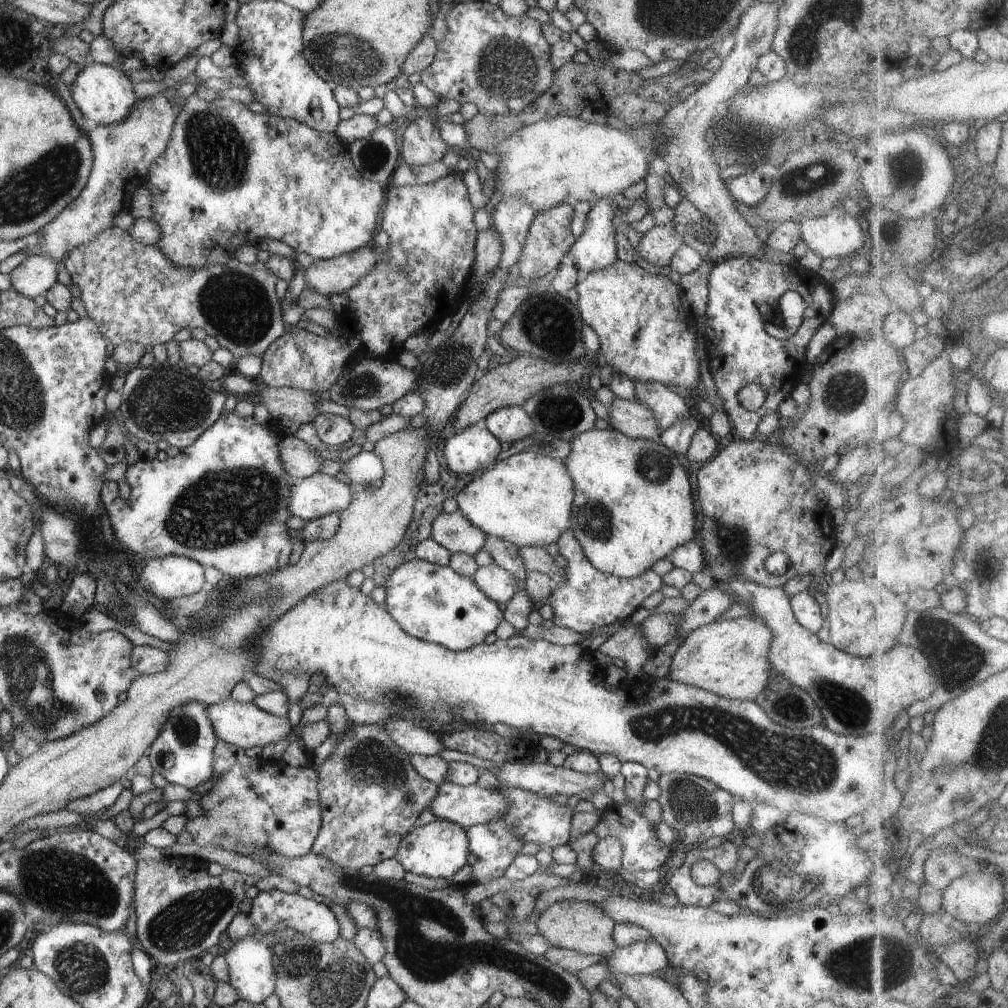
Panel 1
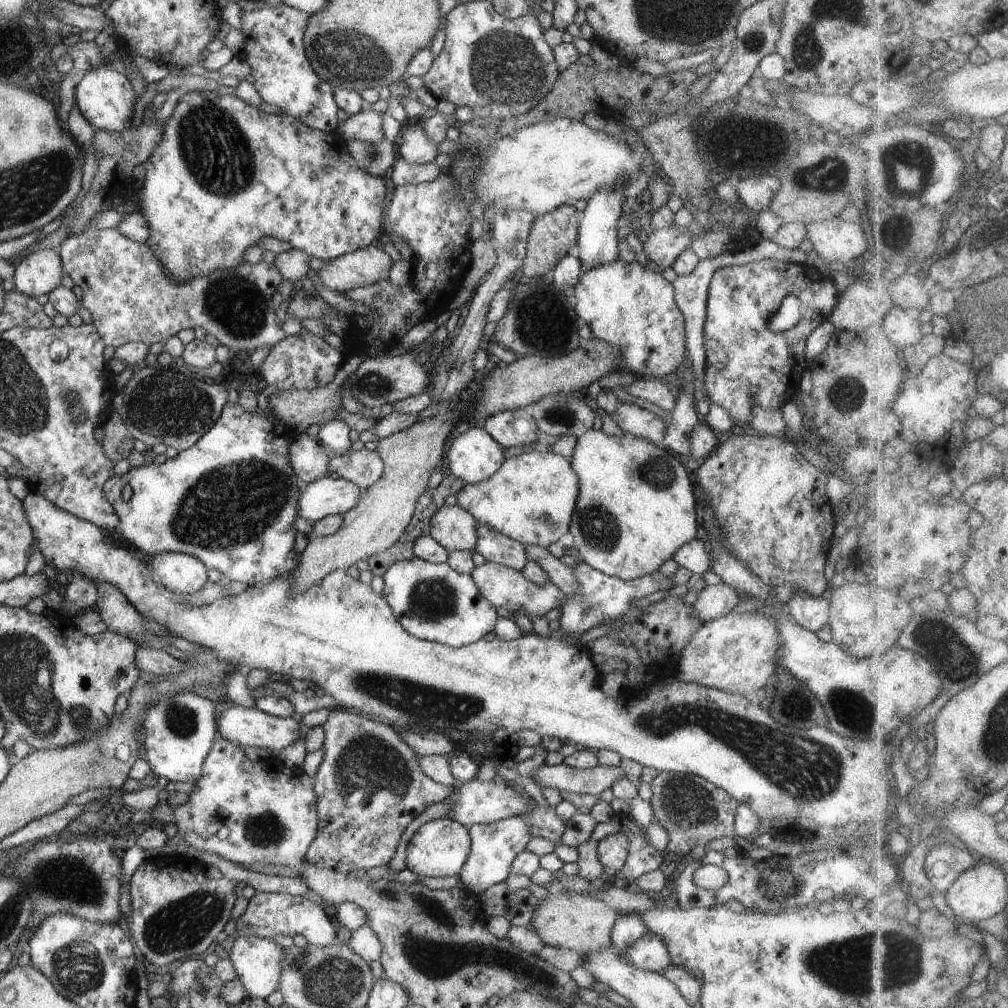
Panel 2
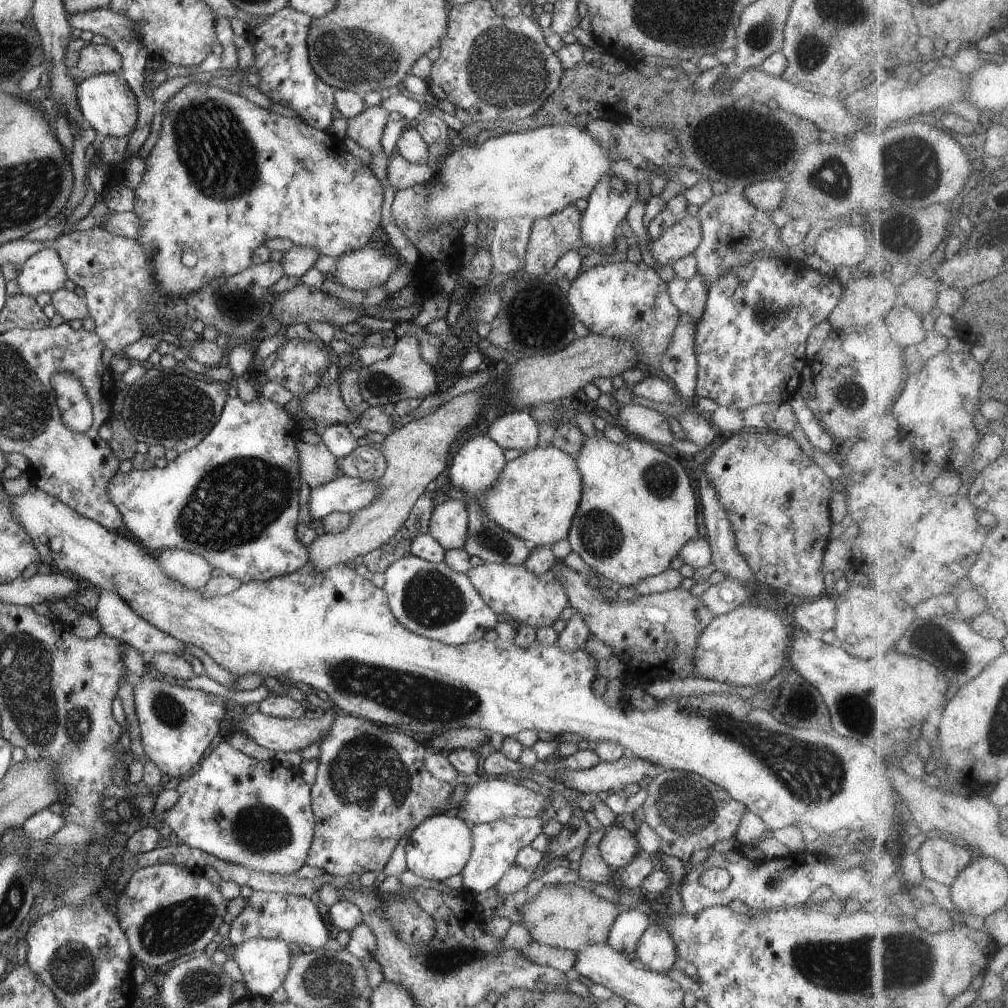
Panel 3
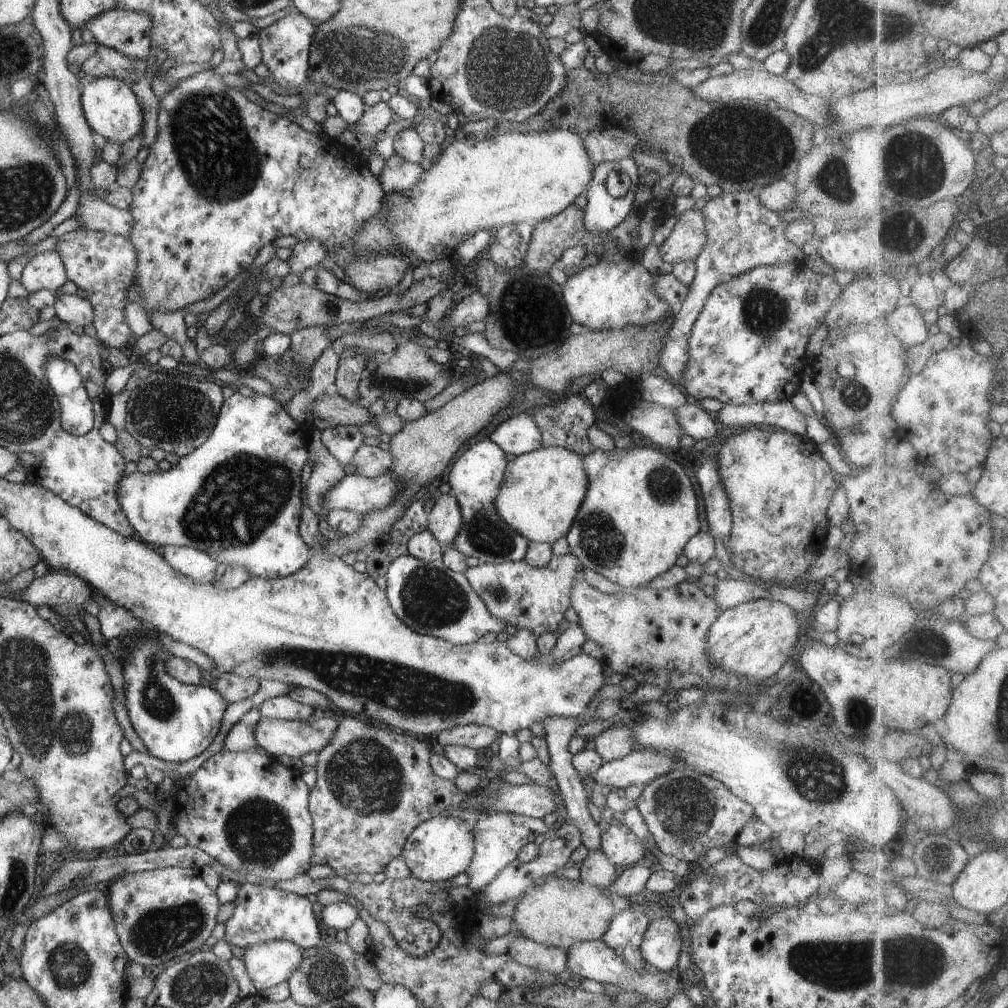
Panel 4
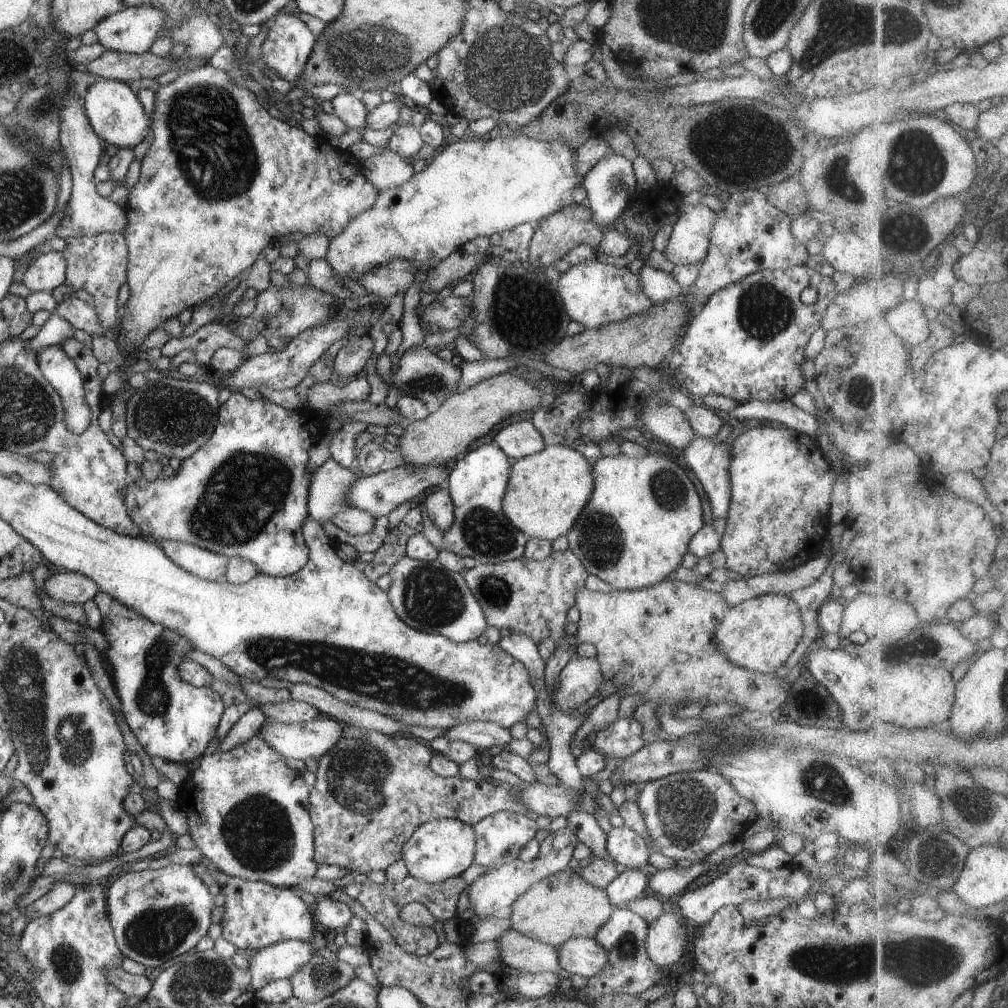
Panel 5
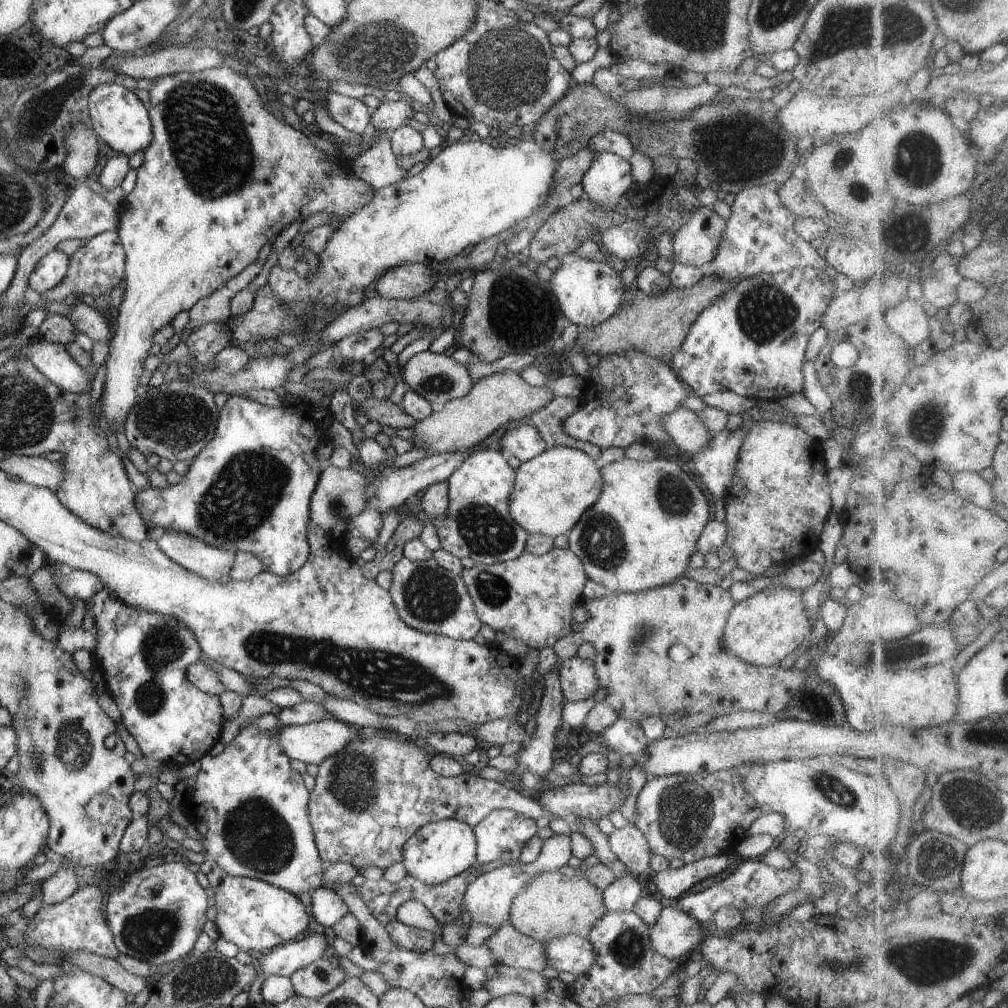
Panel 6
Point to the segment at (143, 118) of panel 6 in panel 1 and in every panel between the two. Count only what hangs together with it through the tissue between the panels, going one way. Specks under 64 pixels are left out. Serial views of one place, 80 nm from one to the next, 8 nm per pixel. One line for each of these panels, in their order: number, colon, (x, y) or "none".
1: (104, 95)
2: (105, 97)
3: (105, 100)
4: (112, 110)
5: (114, 111)

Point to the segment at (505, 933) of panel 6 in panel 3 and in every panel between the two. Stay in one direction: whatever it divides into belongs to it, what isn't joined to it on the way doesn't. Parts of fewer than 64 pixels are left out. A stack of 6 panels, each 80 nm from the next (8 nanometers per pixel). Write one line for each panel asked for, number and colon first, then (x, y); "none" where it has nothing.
3: (563, 960)
4: (524, 951)
5: (519, 952)

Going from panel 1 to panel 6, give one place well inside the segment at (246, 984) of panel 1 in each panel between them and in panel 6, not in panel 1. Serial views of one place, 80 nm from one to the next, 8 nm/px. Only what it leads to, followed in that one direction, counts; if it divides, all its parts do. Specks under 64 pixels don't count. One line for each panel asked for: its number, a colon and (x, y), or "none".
2: (258, 962)
3: (265, 963)
4: (269, 963)
5: (281, 960)
6: (283, 960)

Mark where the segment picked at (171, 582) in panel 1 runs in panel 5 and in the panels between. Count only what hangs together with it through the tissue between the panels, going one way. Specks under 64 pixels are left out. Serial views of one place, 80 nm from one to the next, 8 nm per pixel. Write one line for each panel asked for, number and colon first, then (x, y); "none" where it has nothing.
2: (181, 573)
3: (192, 570)
4: (197, 565)
5: (208, 565)

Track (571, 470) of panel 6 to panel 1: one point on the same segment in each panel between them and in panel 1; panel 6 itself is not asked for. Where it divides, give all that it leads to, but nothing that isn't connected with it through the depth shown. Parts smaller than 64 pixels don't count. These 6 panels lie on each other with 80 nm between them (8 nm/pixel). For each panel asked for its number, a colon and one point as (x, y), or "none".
1: (526, 499)
2: (531, 498)
3: (535, 498)
4: (542, 490)
5: (547, 491)

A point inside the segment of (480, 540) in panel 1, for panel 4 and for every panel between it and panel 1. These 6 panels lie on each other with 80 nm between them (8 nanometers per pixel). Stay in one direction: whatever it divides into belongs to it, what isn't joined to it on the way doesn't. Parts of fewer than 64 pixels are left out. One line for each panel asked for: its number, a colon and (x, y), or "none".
2: (453, 527)
3: (448, 524)
4: (445, 519)

